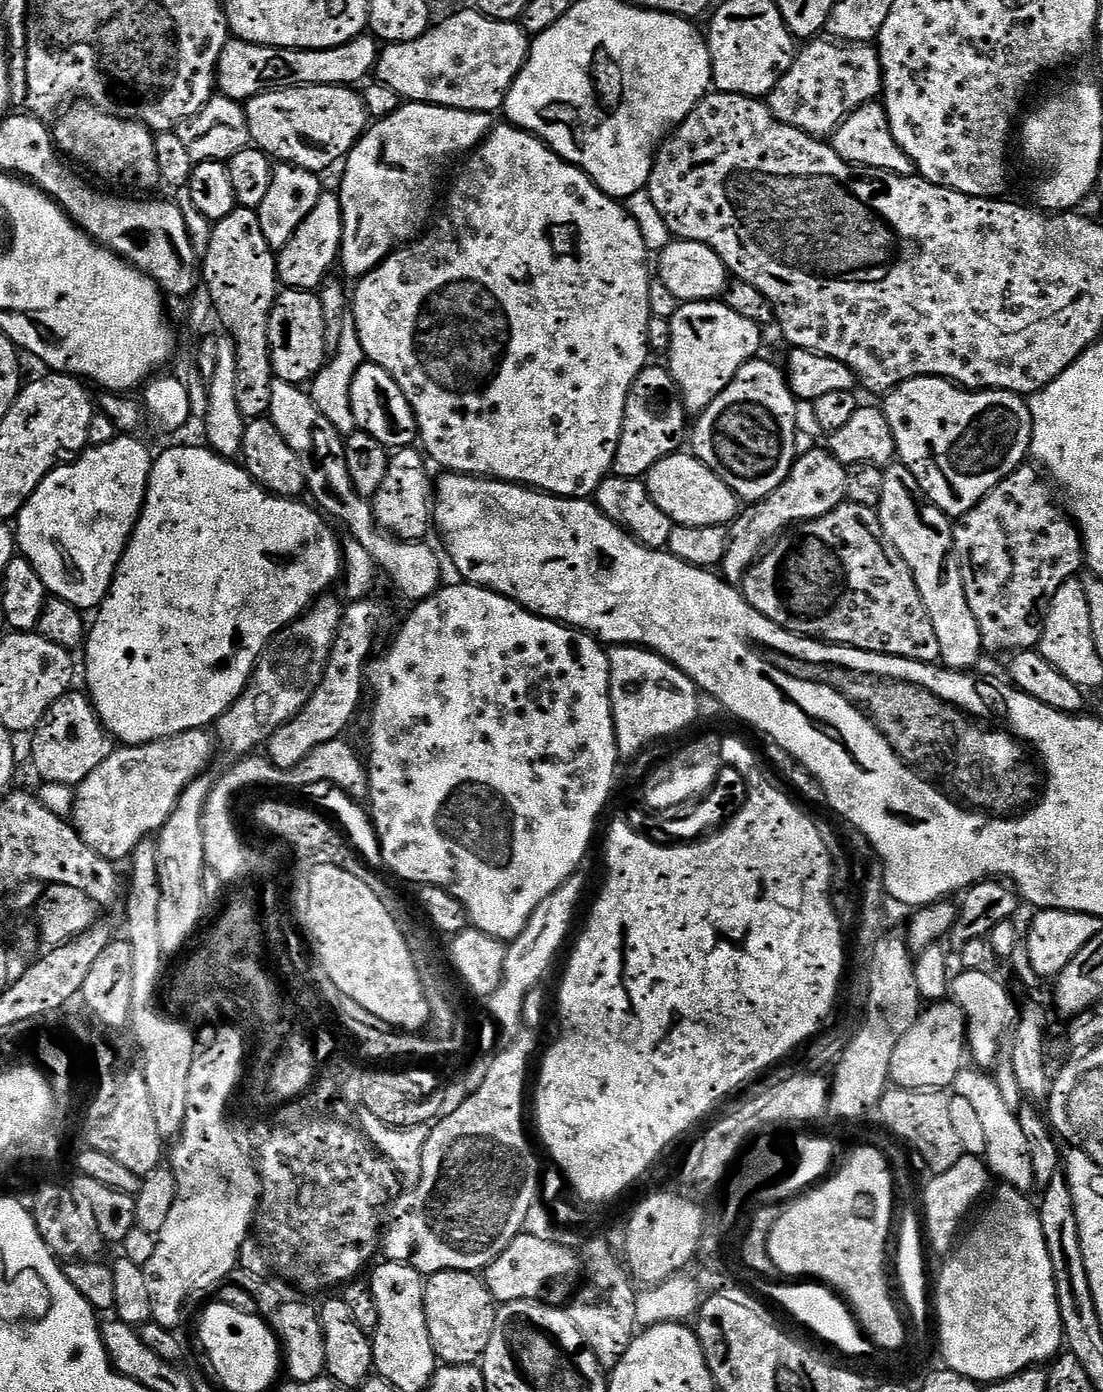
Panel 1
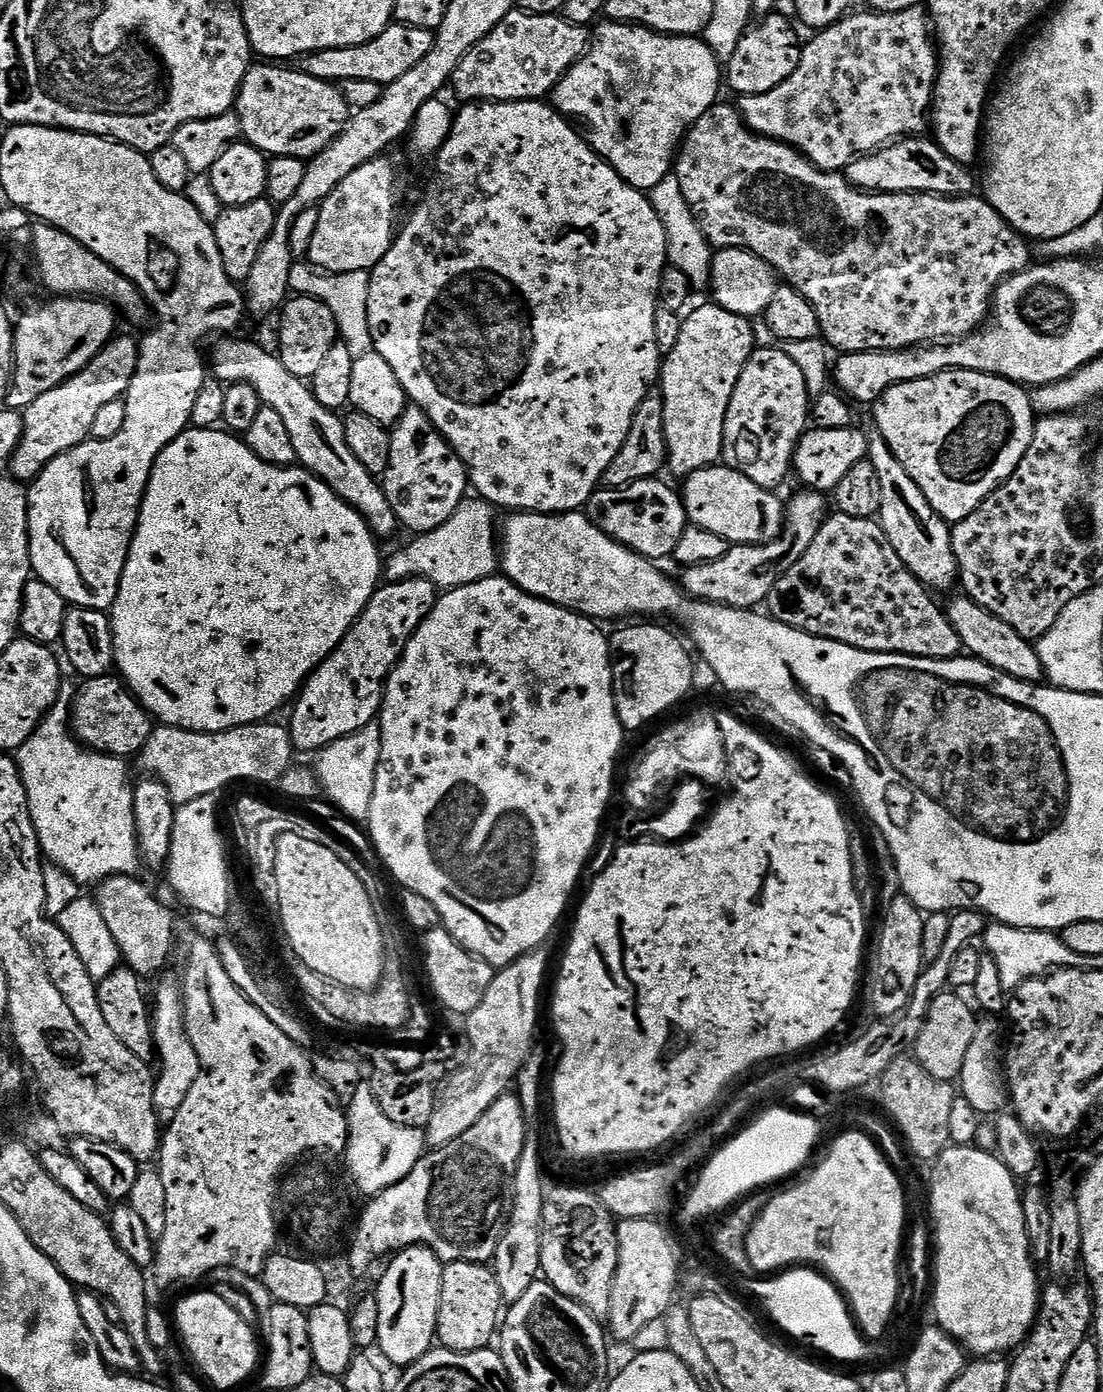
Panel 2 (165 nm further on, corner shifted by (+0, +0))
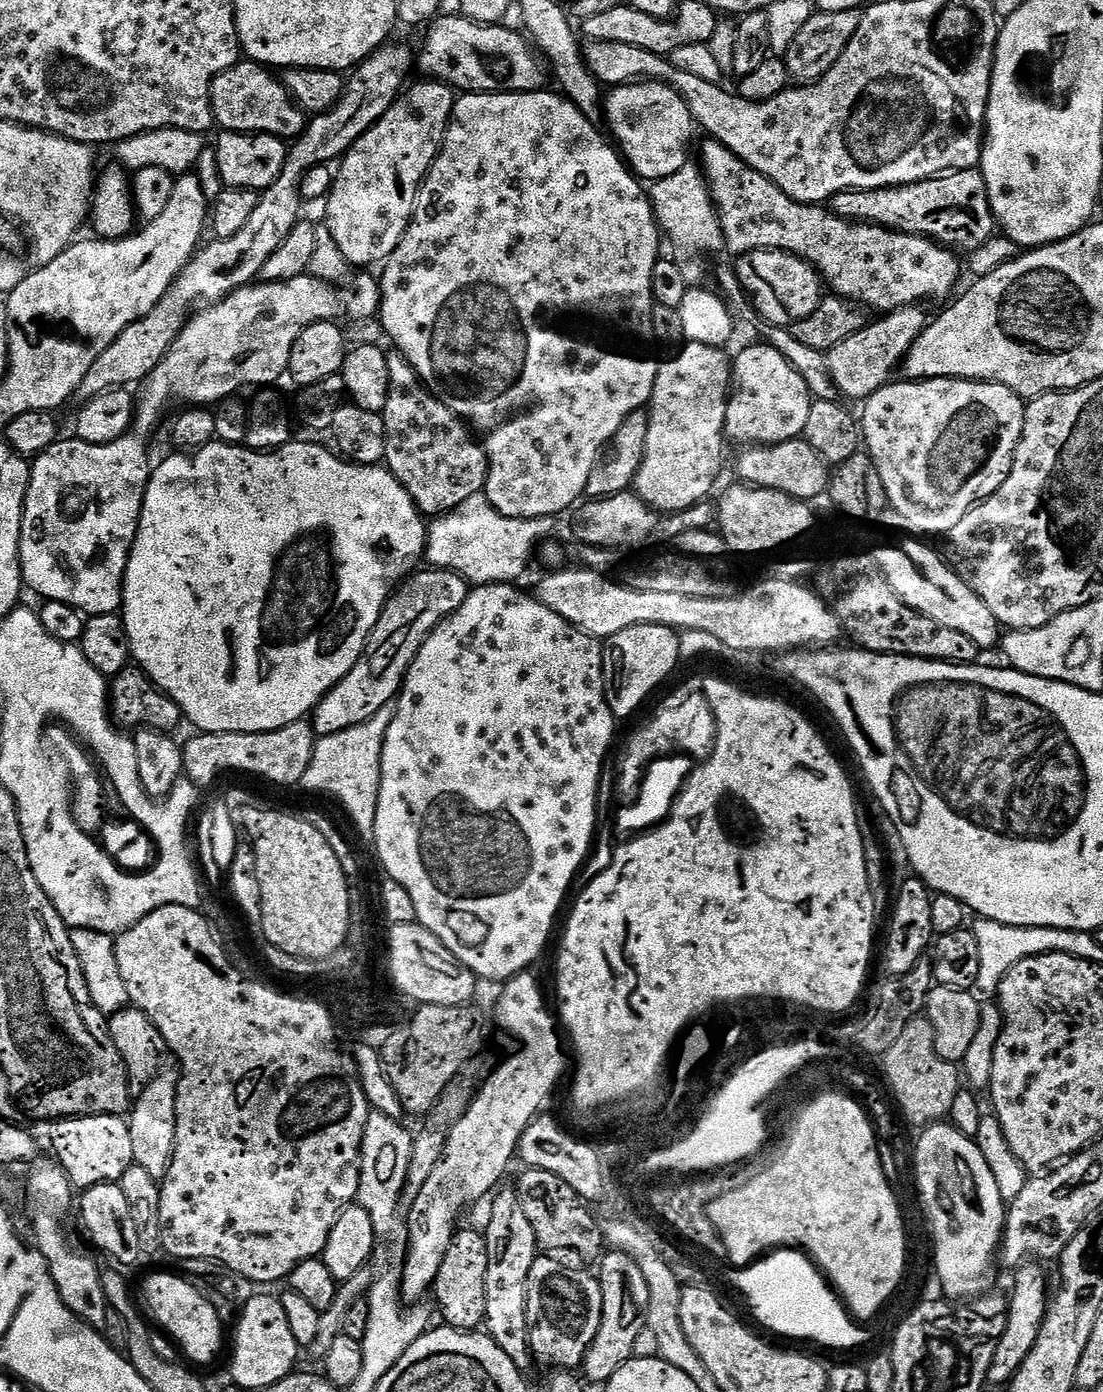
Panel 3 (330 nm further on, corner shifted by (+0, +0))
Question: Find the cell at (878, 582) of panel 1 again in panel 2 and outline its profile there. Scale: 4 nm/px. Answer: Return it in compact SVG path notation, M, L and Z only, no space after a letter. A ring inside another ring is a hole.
M836 512L829 515L823 526L820 527L818 538L814 538L814 542L810 542L810 550L806 550L806 554L802 554L802 558L798 558L798 562L794 566L790 566L790 570L786 570L786 574L782 574L782 578L778 578L778 582L770 590L766 608L772 619L782 622L786 626L797 628L806 634L817 636L823 640L842 642L846 646L854 646L858 650L885 652L886 654L898 654L899 656L917 656L918 658L930 658L931 660L955 660L962 652L960 639L942 608L939 608L932 601L932 596L933 593L925 588L924 583L906 567L902 558L898 558L894 546L890 546L890 538L886 538L886 534L881 530L875 519L850 518L850 514Z

